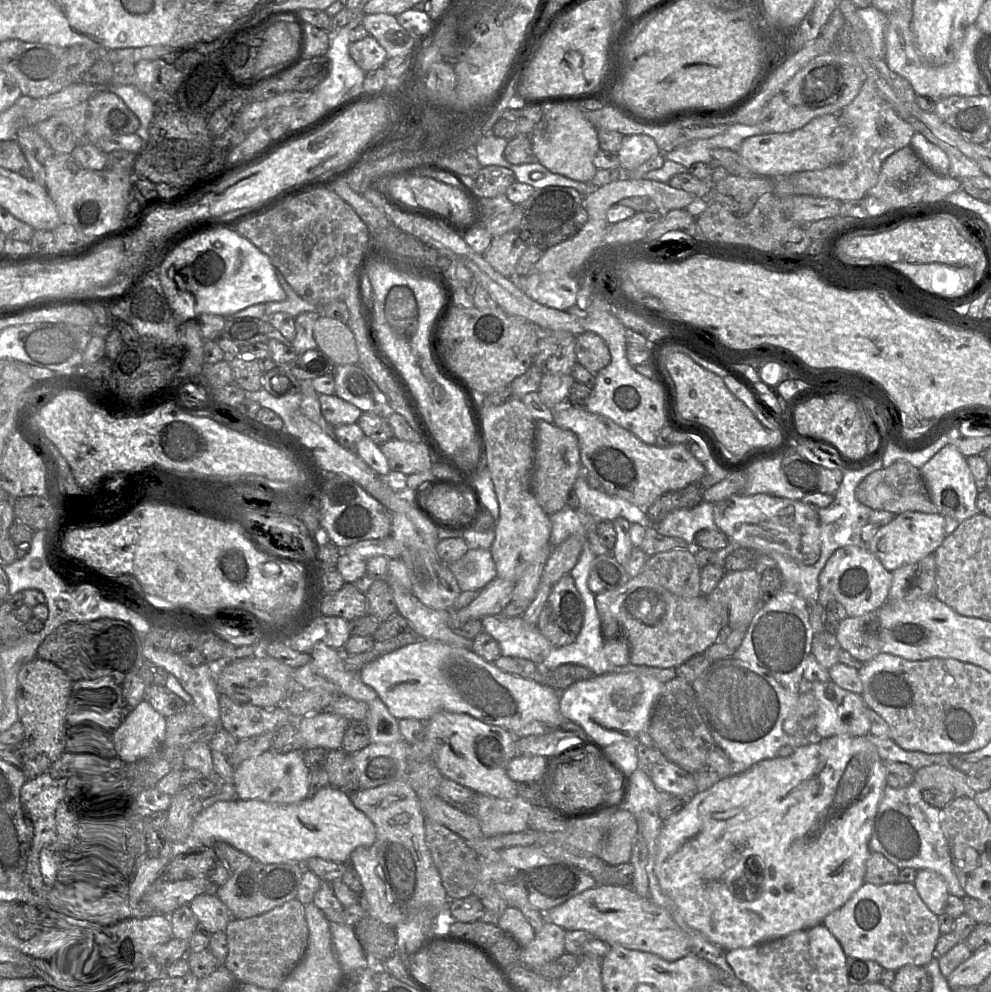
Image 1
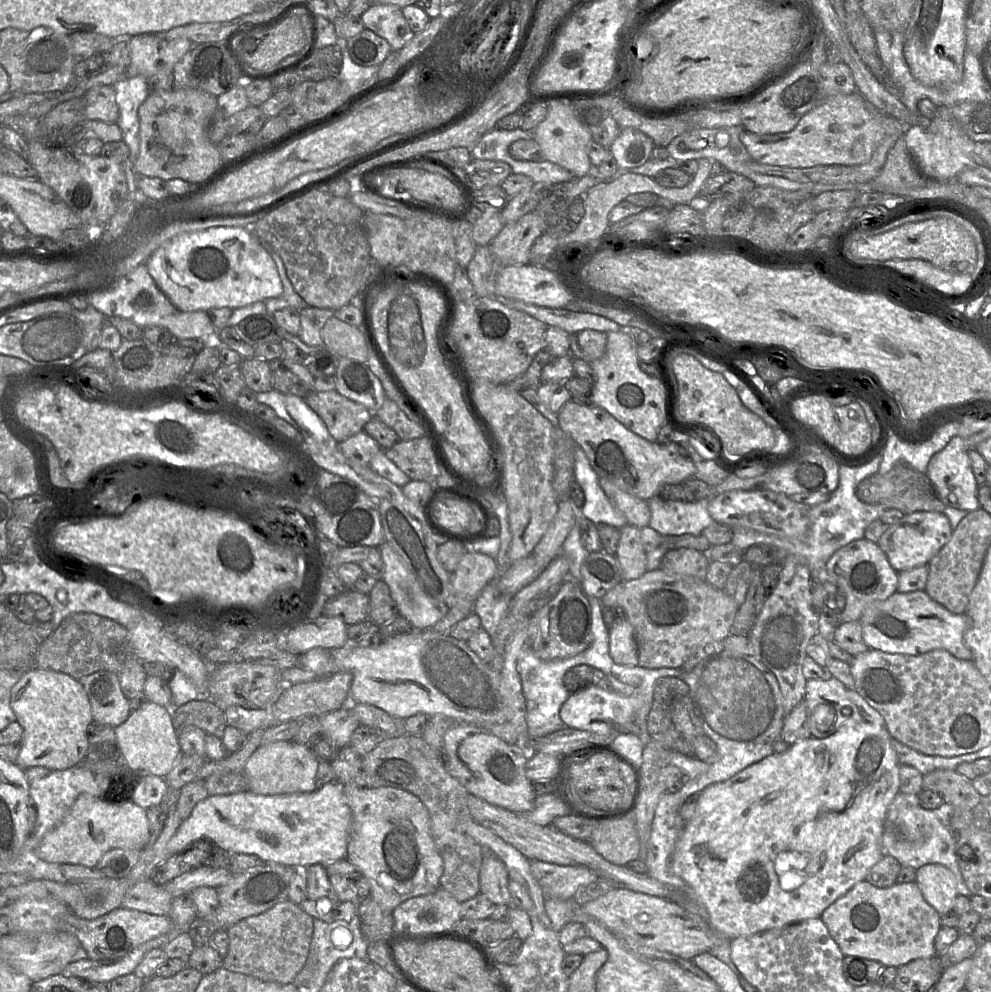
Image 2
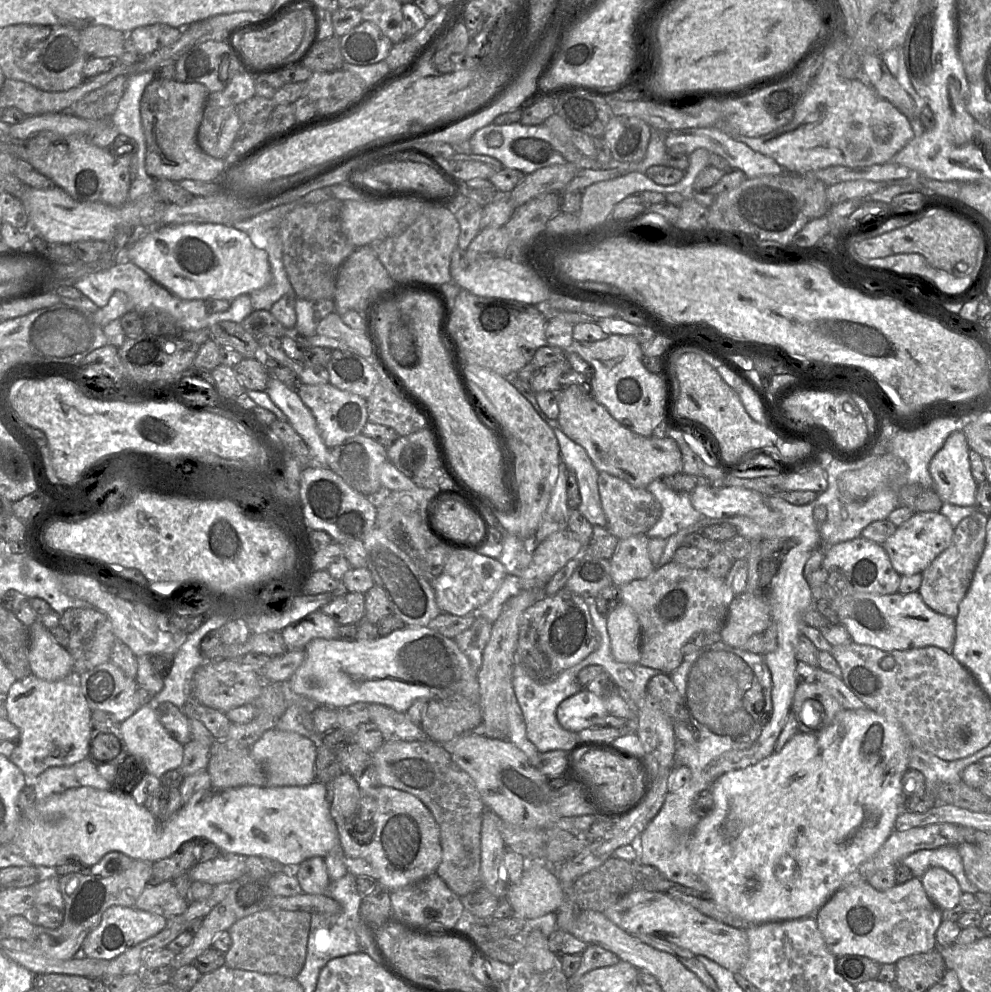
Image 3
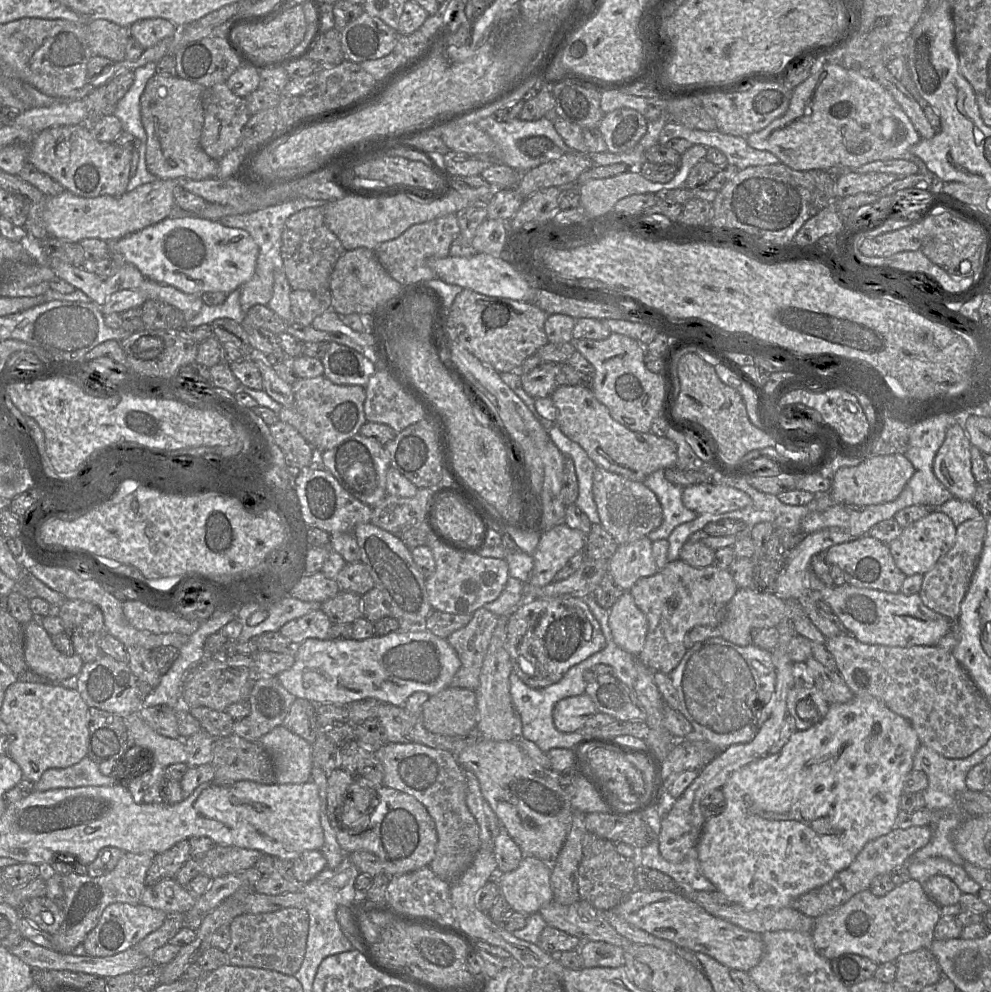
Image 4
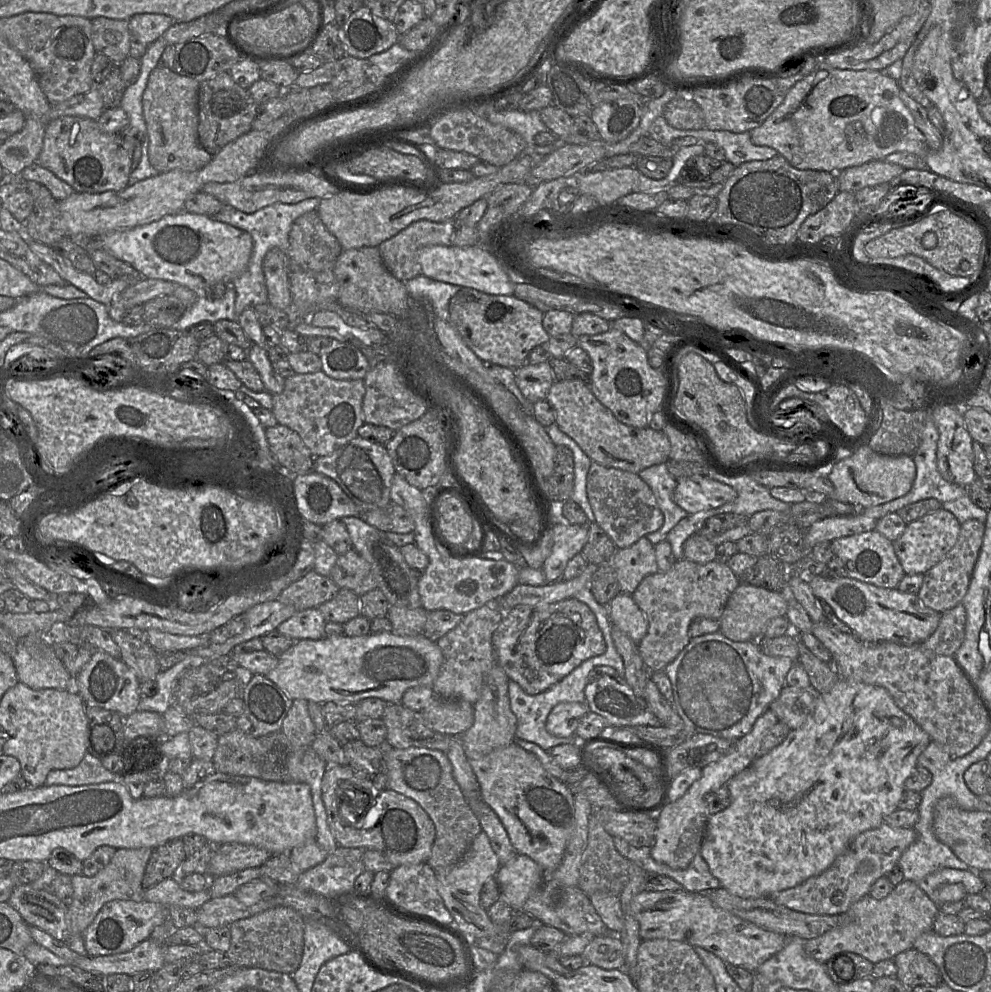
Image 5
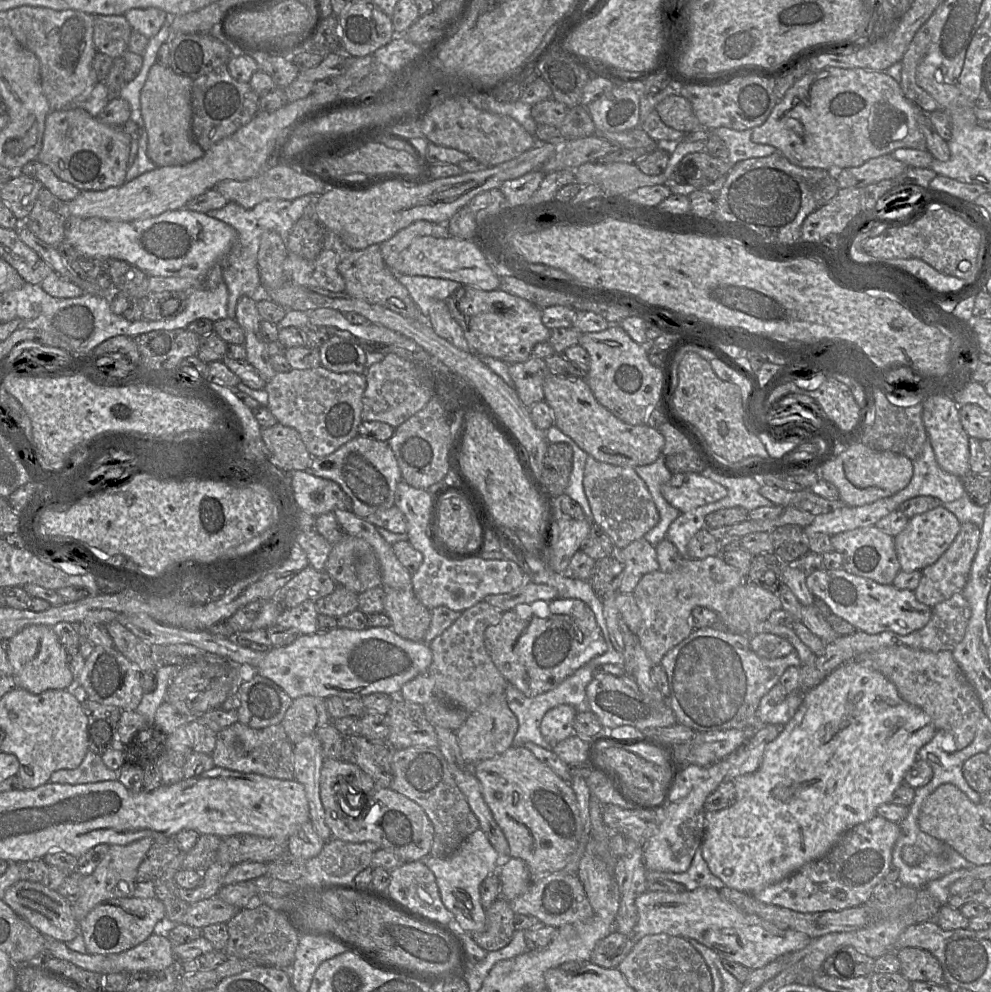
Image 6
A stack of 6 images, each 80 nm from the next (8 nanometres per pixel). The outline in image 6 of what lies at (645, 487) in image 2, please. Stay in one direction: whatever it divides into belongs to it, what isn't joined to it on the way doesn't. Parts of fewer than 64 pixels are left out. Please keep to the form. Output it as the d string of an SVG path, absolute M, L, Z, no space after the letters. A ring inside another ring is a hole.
M548 374L543 383L544 401L554 415L554 425L594 459L616 466L635 468L657 460L665 439L647 424L630 425L614 416L593 395L583 377Z

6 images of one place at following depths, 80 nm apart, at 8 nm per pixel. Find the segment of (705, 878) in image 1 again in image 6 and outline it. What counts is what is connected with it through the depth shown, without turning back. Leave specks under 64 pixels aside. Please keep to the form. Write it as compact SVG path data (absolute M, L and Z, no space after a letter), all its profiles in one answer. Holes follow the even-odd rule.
M847 662L839 666L818 686L805 693L796 714L783 726L779 736L766 746L758 770L732 779L736 789L735 803L716 812L707 812L701 847L702 856L709 870L722 880L726 887L753 894L755 891L785 879L804 865L822 858L847 831L875 817L878 806L890 803L894 791L904 782L905 774L918 758L918 751L932 740L936 732L937 729L931 718L920 708L904 701L895 685L879 671L858 662Z

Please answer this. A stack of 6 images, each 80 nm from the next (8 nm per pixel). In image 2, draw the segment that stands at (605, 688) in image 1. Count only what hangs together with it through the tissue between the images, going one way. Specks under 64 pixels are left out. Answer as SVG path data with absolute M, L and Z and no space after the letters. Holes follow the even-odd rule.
M589 685L574 693L562 704L559 715L566 727L590 731L603 736L618 736L624 726L633 720L642 706L642 700L634 696L623 696L600 687Z

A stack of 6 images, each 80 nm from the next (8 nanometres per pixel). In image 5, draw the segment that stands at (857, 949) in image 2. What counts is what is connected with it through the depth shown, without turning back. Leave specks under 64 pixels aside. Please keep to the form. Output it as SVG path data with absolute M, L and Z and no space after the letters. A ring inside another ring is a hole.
M904 879L884 899L877 900L868 894L856 901L847 910L848 922L817 938L806 940L805 952L822 964L840 952L861 955L873 964L893 959L897 954L912 948L920 935L933 930L933 922L938 912L939 906L918 883Z

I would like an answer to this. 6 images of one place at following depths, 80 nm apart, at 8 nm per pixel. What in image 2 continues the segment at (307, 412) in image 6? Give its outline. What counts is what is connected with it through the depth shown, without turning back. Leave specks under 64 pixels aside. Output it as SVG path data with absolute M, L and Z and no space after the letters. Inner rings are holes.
M336 390L309 392L305 400L338 443L362 431L373 417L373 412L365 406L340 395Z

